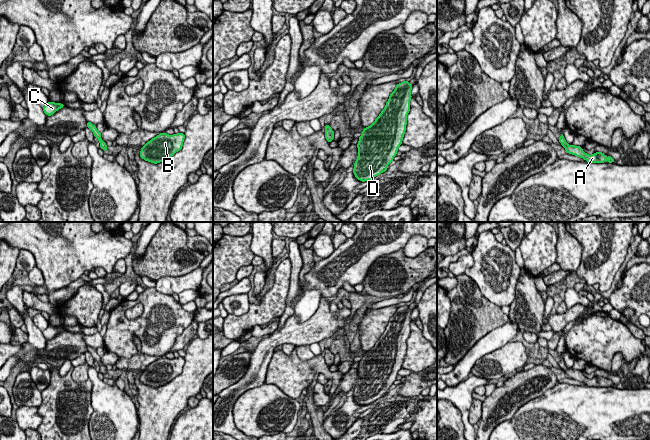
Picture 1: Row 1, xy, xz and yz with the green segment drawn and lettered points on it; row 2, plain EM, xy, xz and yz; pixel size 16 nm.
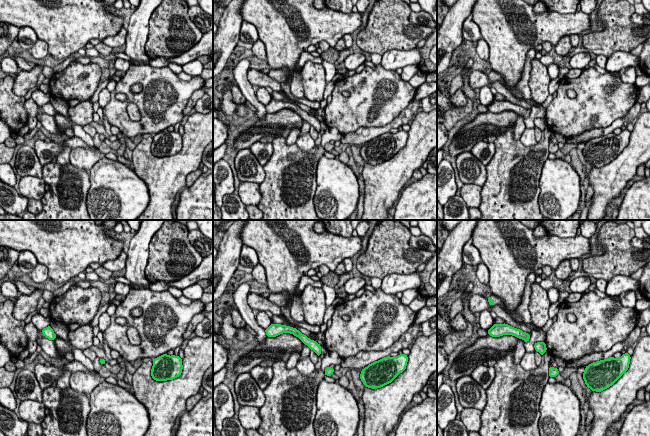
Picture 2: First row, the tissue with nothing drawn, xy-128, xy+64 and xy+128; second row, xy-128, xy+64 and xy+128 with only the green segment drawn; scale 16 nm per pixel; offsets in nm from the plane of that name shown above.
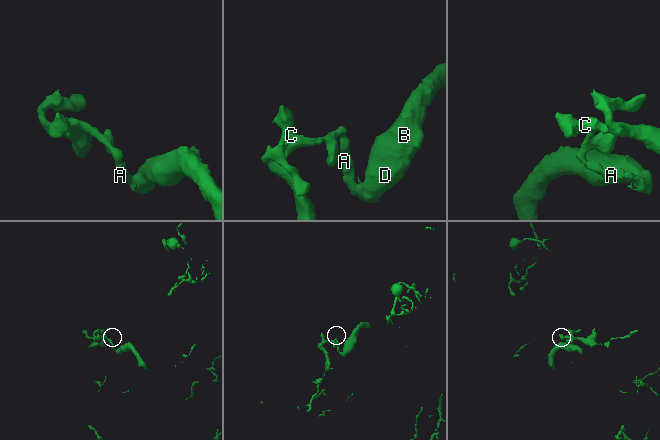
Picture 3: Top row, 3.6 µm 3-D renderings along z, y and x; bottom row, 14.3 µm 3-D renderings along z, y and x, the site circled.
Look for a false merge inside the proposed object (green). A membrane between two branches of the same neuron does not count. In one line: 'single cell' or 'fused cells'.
single cell

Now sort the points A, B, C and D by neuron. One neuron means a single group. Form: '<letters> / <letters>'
A B C D

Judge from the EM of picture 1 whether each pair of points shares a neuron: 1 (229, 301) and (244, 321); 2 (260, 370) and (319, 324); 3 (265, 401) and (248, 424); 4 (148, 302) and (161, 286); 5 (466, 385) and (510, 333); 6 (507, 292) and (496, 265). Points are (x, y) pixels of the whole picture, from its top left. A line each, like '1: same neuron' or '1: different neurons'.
1: different neurons
2: same neuron
3: same neuron
4: different neurons
5: different neurons
6: same neuron

